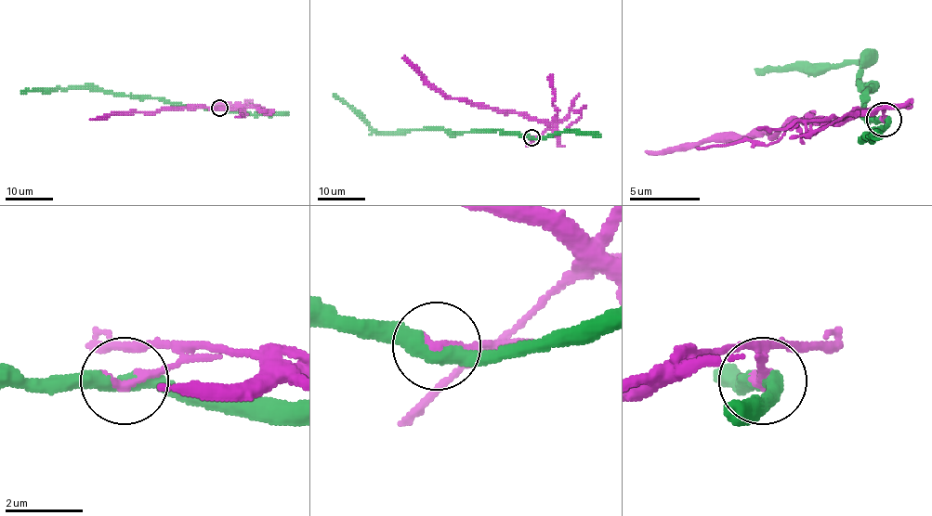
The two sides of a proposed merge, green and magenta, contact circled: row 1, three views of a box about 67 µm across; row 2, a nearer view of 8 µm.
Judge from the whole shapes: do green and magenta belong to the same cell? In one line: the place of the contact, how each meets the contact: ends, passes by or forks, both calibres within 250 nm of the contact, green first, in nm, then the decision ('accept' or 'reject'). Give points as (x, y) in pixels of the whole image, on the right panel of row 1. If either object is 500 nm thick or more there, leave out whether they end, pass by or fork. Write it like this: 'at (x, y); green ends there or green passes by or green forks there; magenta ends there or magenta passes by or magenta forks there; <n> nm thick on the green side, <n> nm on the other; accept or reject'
at (884, 119); green passes by; magenta ends there; 400 nm thick on the green side, 320 nm on the other; reject

